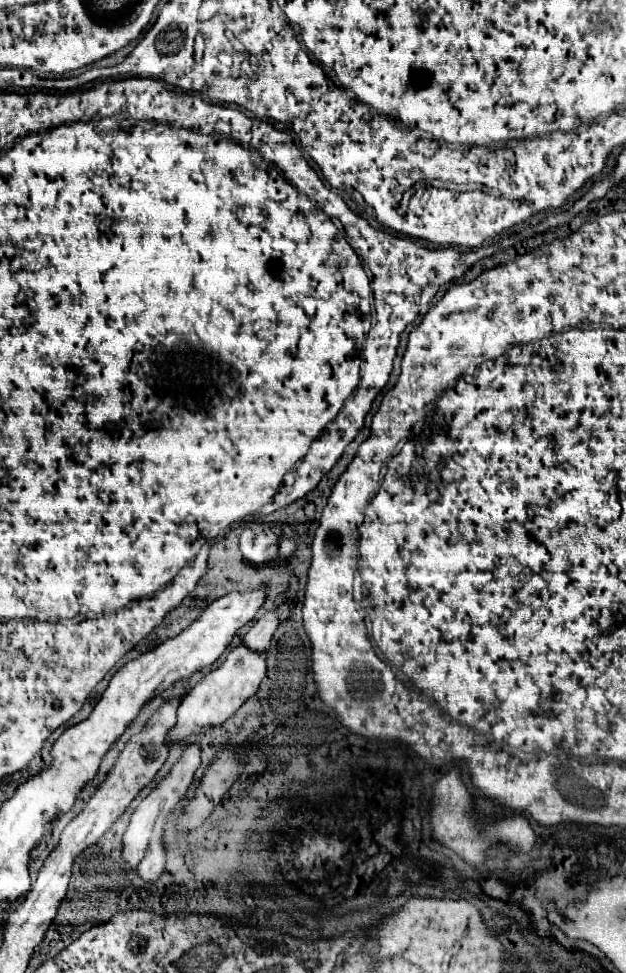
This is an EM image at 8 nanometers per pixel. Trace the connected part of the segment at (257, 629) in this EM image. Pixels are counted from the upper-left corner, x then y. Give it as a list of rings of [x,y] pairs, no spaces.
[[[263,613],[257,619],[257,623],[243,637],[243,645],[247,645],[247,649],[253,651],[253,653],[267,651],[277,625],[279,625],[279,619],[277,619],[275,613]]]

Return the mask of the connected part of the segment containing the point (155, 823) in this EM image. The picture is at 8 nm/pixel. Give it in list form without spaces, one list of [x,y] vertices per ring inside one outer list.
[[[189,745],[183,749],[181,759],[177,761],[177,765],[171,769],[171,773],[137,805],[137,809],[131,815],[131,823],[123,835],[123,855],[127,859],[127,863],[137,869],[137,873],[143,877],[145,883],[155,883],[165,867],[165,843],[163,843],[163,827],[167,817],[175,811],[175,807],[183,801],[193,775],[199,767],[199,747],[197,745]]]

